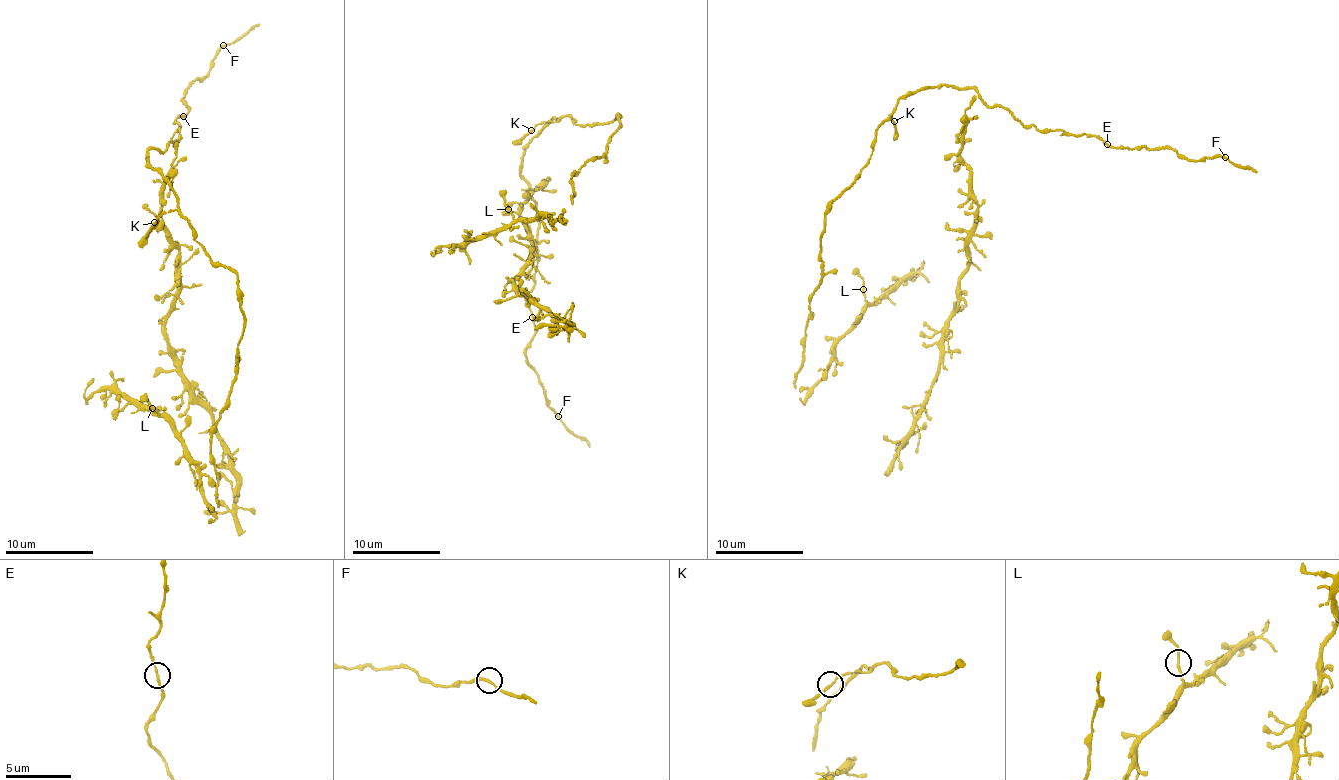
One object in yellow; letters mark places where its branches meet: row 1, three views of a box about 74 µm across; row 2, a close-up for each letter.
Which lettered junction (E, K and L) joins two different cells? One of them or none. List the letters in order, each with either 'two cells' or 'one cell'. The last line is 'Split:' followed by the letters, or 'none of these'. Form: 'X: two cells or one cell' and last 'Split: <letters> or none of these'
E: one cell
K: one cell
L: one cell
Split: none of these

